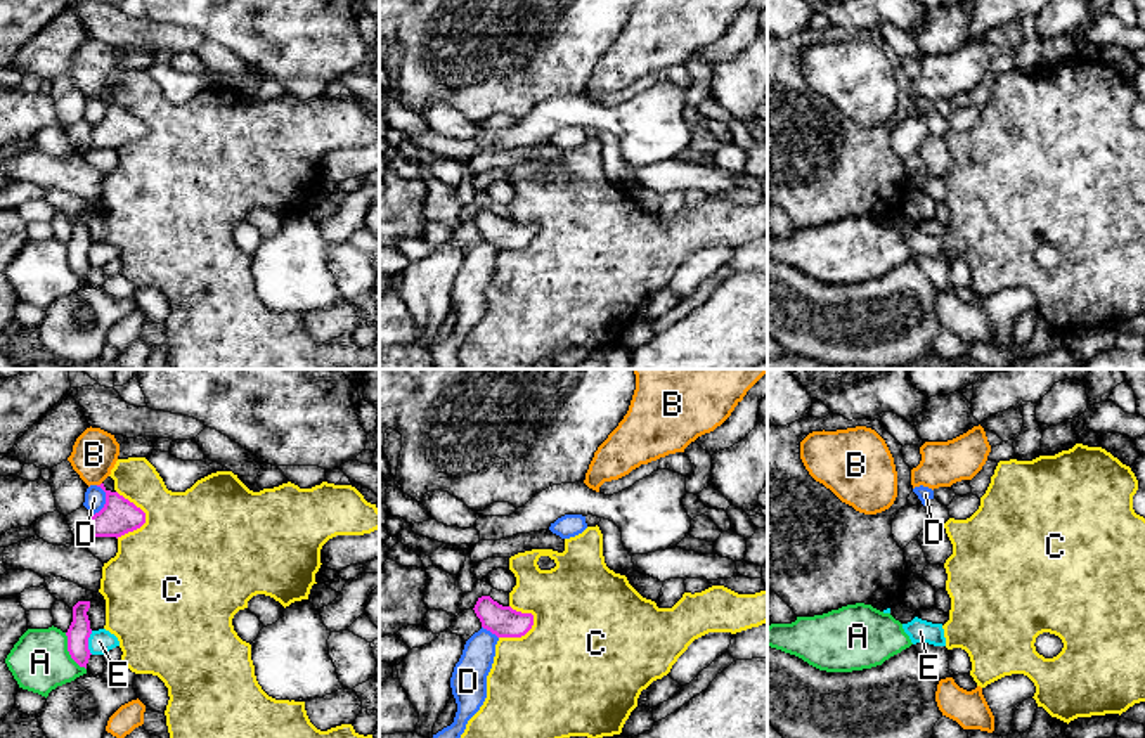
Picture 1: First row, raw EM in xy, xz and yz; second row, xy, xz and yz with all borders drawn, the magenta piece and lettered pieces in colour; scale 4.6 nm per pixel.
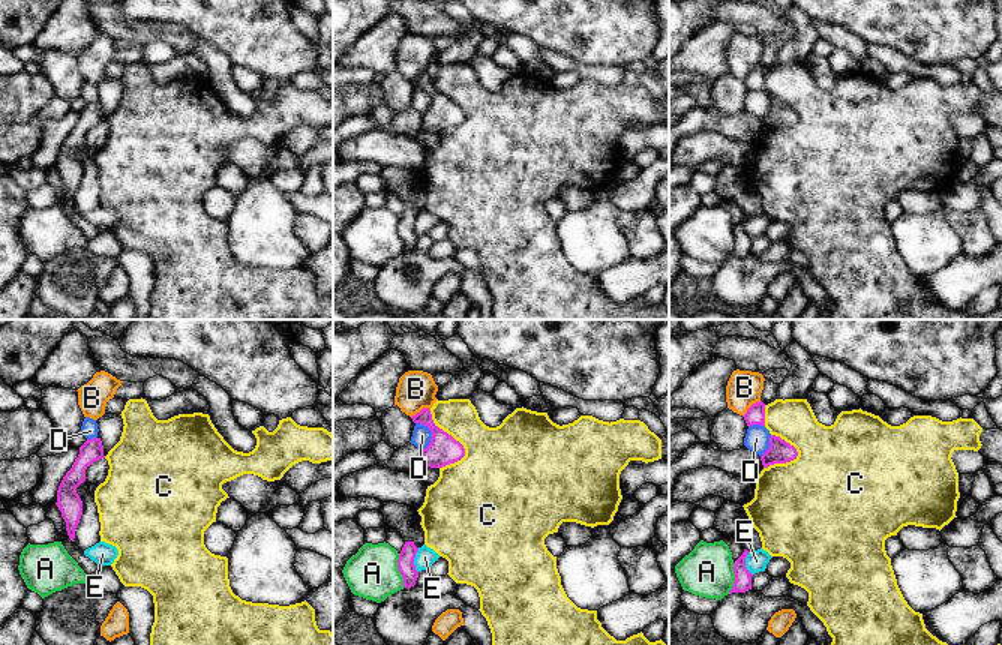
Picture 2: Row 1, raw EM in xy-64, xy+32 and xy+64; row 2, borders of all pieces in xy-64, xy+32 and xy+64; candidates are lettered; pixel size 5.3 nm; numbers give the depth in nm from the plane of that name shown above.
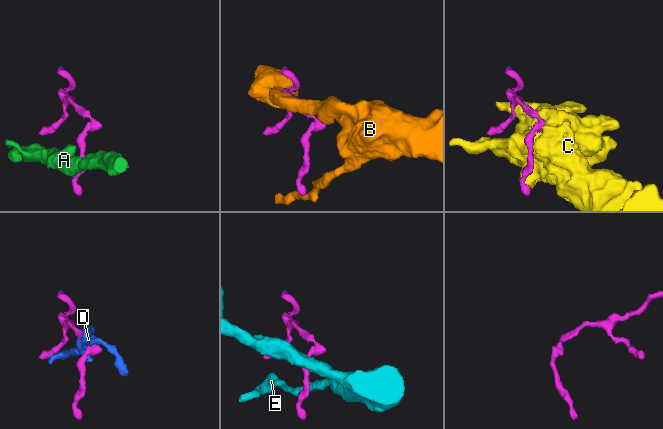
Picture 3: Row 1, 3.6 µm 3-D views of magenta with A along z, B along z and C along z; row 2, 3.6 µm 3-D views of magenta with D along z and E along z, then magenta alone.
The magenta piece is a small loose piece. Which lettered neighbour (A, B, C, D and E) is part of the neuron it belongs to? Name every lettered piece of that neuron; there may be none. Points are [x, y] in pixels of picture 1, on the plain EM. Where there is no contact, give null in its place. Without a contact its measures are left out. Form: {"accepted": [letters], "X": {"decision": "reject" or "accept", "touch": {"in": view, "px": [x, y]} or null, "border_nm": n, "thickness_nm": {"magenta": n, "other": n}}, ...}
{"accepted": ["C"], "A": {"decision": "reject", "touch": {"in": "xy", "px": [68, 262]}, "border_nm": 200, "thickness_nm": {"magenta": 110, "other": 280}}, "B": {"decision": "reject", "touch": {"in": "xy", "px": [101, 96]}, "border_nm": 30, "thickness_nm": {"magenta": 170, "other": 220}}, "C": {"decision": "accept", "touch": {"in": "xz", "px": [520, 248]}, "border_nm": 200, "thickness_nm": {"magenta": 140, "other": 500}}, "D": {"decision": "reject", "touch": {"in": "xy", "px": [106, 113]}, "border_nm": 150, "thickness_nm": {"magenta": 170, "other": 100}}, "E": {"decision": "reject", "touch": {"in": "xy", "px": [87, 255]}, "border_nm": 110, "thickness_nm": {"magenta": 110, "other": 110}}}

